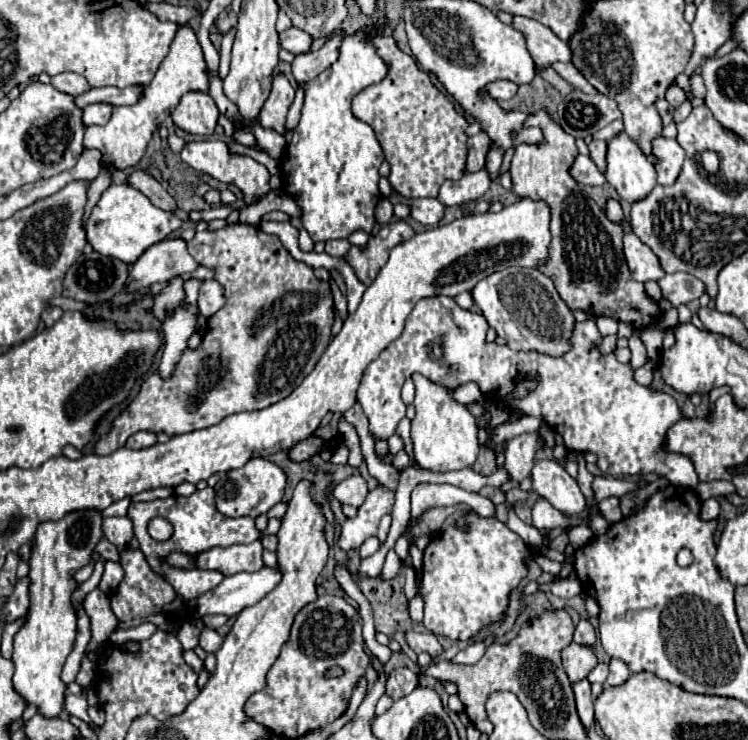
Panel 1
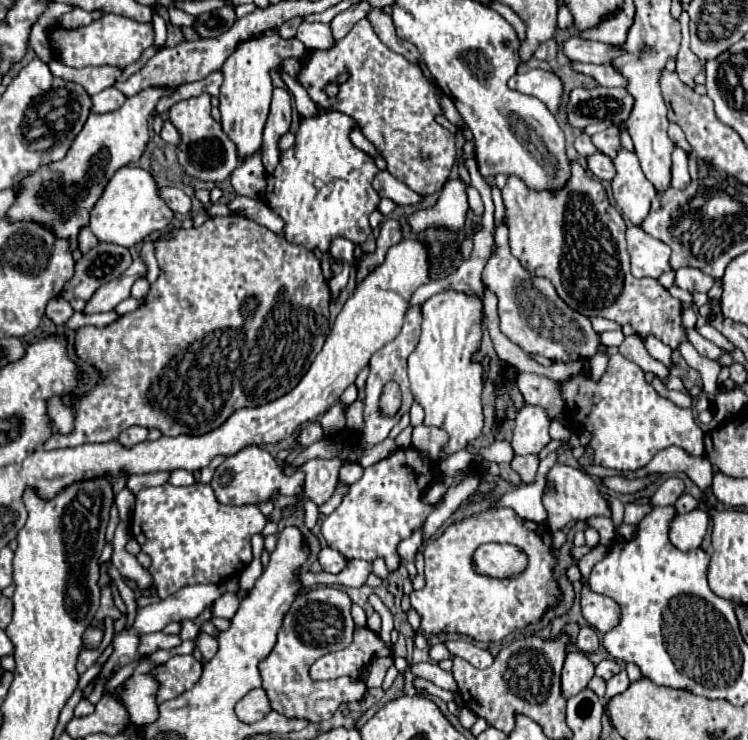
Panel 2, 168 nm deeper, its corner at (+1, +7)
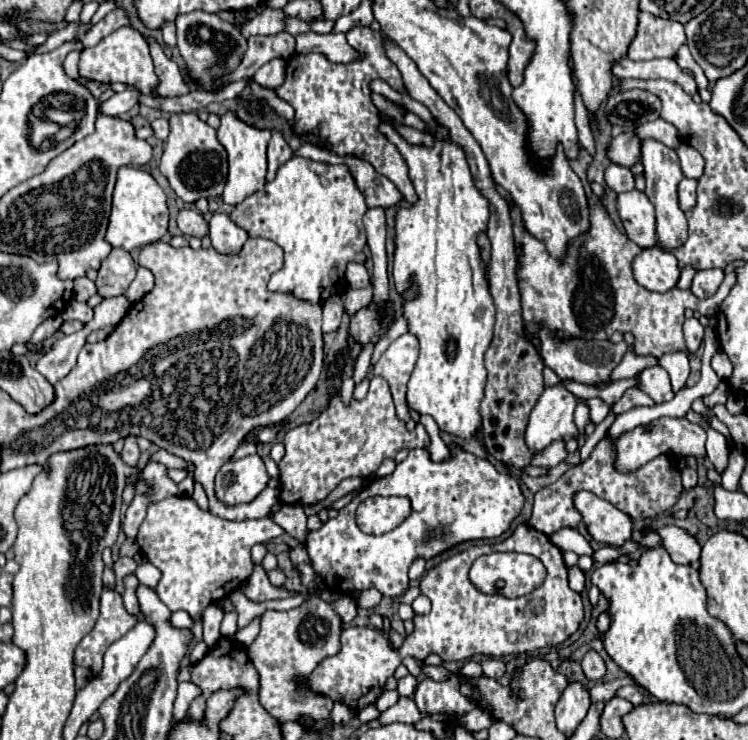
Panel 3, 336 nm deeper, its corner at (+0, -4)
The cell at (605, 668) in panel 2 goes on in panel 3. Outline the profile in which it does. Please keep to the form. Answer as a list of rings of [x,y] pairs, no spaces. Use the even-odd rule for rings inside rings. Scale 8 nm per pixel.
[[[624,686],[618,690],[618,696],[626,698],[632,706],[640,706],[640,704],[646,704],[646,696],[640,692],[638,686]]]

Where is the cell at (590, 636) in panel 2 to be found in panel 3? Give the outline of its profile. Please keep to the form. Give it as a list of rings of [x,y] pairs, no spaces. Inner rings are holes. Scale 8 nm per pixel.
[[[590,650],[590,652],[584,656],[584,660],[582,660],[582,670],[584,670],[586,678],[588,678],[588,680],[594,680],[594,682],[600,680],[600,678],[604,678],[604,674],[606,674],[604,660],[602,660],[600,654],[594,652],[594,650]]]

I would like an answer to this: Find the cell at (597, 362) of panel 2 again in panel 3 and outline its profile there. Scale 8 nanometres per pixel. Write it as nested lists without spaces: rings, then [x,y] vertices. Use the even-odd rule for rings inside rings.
[[[592,398],[588,400],[588,404],[590,404],[590,420],[594,424],[600,424],[608,414],[608,404],[604,404],[600,398]]]

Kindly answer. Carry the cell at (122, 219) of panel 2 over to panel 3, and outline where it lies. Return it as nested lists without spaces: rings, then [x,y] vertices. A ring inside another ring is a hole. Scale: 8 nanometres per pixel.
[[[122,166],[116,176],[110,224],[106,232],[106,240],[124,250],[134,250],[144,244],[152,244],[160,240],[168,232],[168,206],[166,194],[158,186],[158,182],[150,176],[150,172],[134,166]]]

